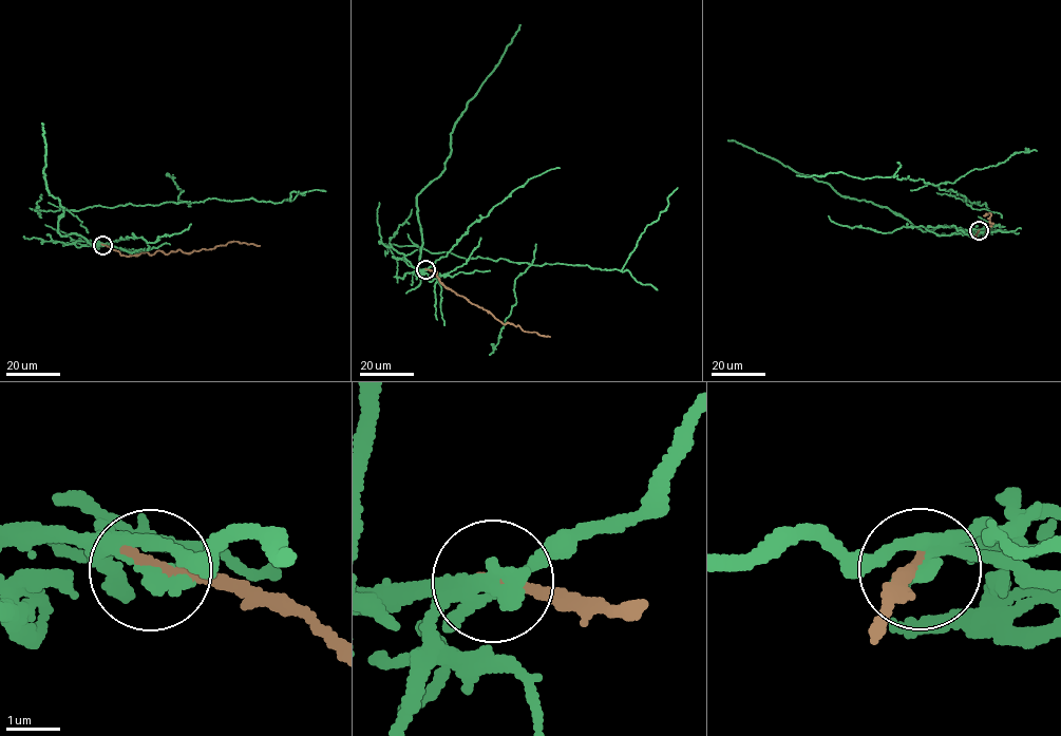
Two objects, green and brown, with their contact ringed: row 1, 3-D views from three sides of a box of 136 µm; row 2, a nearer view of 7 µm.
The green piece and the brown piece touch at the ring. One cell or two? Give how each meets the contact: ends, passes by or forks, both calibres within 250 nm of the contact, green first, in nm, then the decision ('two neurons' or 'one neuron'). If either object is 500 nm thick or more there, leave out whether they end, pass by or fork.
green passes by; brown ends; calibres 320 and 200 nm; two neurons

